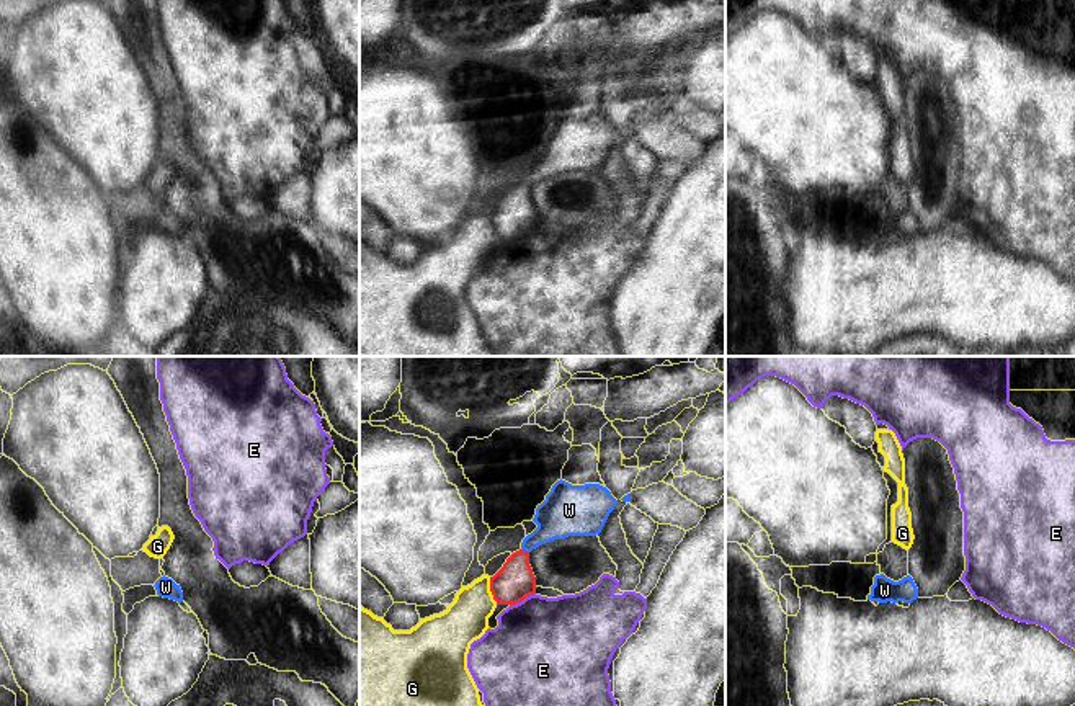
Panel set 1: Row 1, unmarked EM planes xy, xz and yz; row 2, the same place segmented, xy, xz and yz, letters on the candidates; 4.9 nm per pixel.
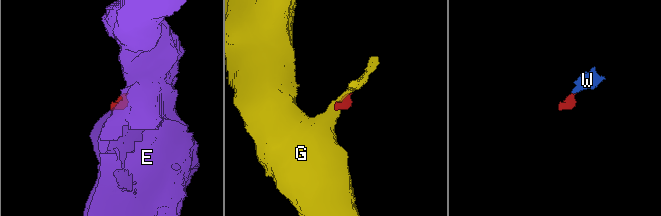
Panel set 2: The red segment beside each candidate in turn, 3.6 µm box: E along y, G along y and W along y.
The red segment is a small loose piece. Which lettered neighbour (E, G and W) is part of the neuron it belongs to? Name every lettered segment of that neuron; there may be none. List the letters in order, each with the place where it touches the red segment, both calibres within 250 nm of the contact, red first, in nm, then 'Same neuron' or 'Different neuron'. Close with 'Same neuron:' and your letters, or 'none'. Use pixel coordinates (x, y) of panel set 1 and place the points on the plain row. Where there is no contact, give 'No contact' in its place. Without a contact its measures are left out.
E: Touches red at xz (521, 234). Thickness 190 nm (red) against 480 nm. Different neuron
G: Touches red at xz (490, 224). Thickness 190 nm (red) against 220 nm. Different neuron
W: Touches red at xz (525, 185). Thickness 190 nm (red) against 220 nm. Same neuron
Same neuron: W.

